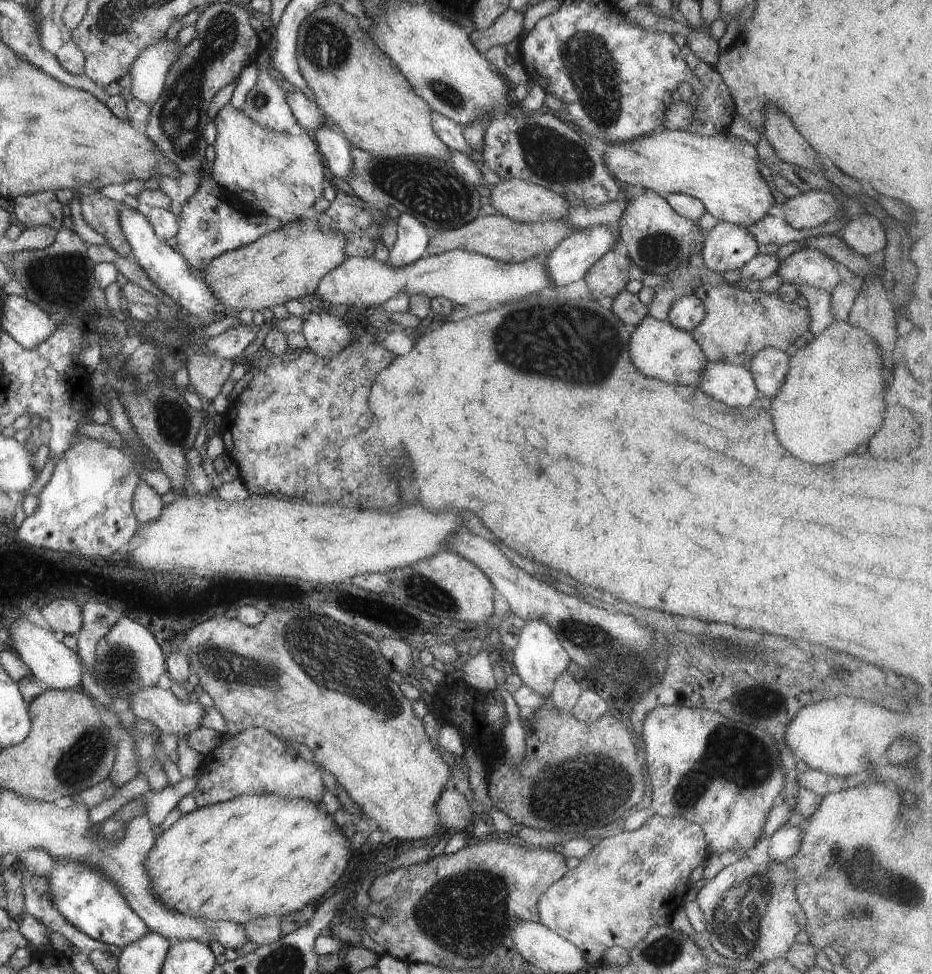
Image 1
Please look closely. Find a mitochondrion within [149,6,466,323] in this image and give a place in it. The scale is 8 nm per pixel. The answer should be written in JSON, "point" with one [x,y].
{"point":[326,46]}

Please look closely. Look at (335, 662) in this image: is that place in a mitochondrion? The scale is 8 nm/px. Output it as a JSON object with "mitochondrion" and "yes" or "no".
{"mitochondrion":"yes"}

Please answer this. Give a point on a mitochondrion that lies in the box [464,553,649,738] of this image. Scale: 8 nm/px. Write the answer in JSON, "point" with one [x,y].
{"point":[588,637]}

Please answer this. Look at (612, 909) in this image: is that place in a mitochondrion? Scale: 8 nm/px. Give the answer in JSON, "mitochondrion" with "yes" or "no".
{"mitochondrion":"no"}

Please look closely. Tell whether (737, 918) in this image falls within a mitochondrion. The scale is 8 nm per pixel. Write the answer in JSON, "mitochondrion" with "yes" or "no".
{"mitochondrion":"yes"}

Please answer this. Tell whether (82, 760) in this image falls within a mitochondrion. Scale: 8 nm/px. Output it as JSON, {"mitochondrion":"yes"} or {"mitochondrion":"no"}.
{"mitochondrion":"yes"}

